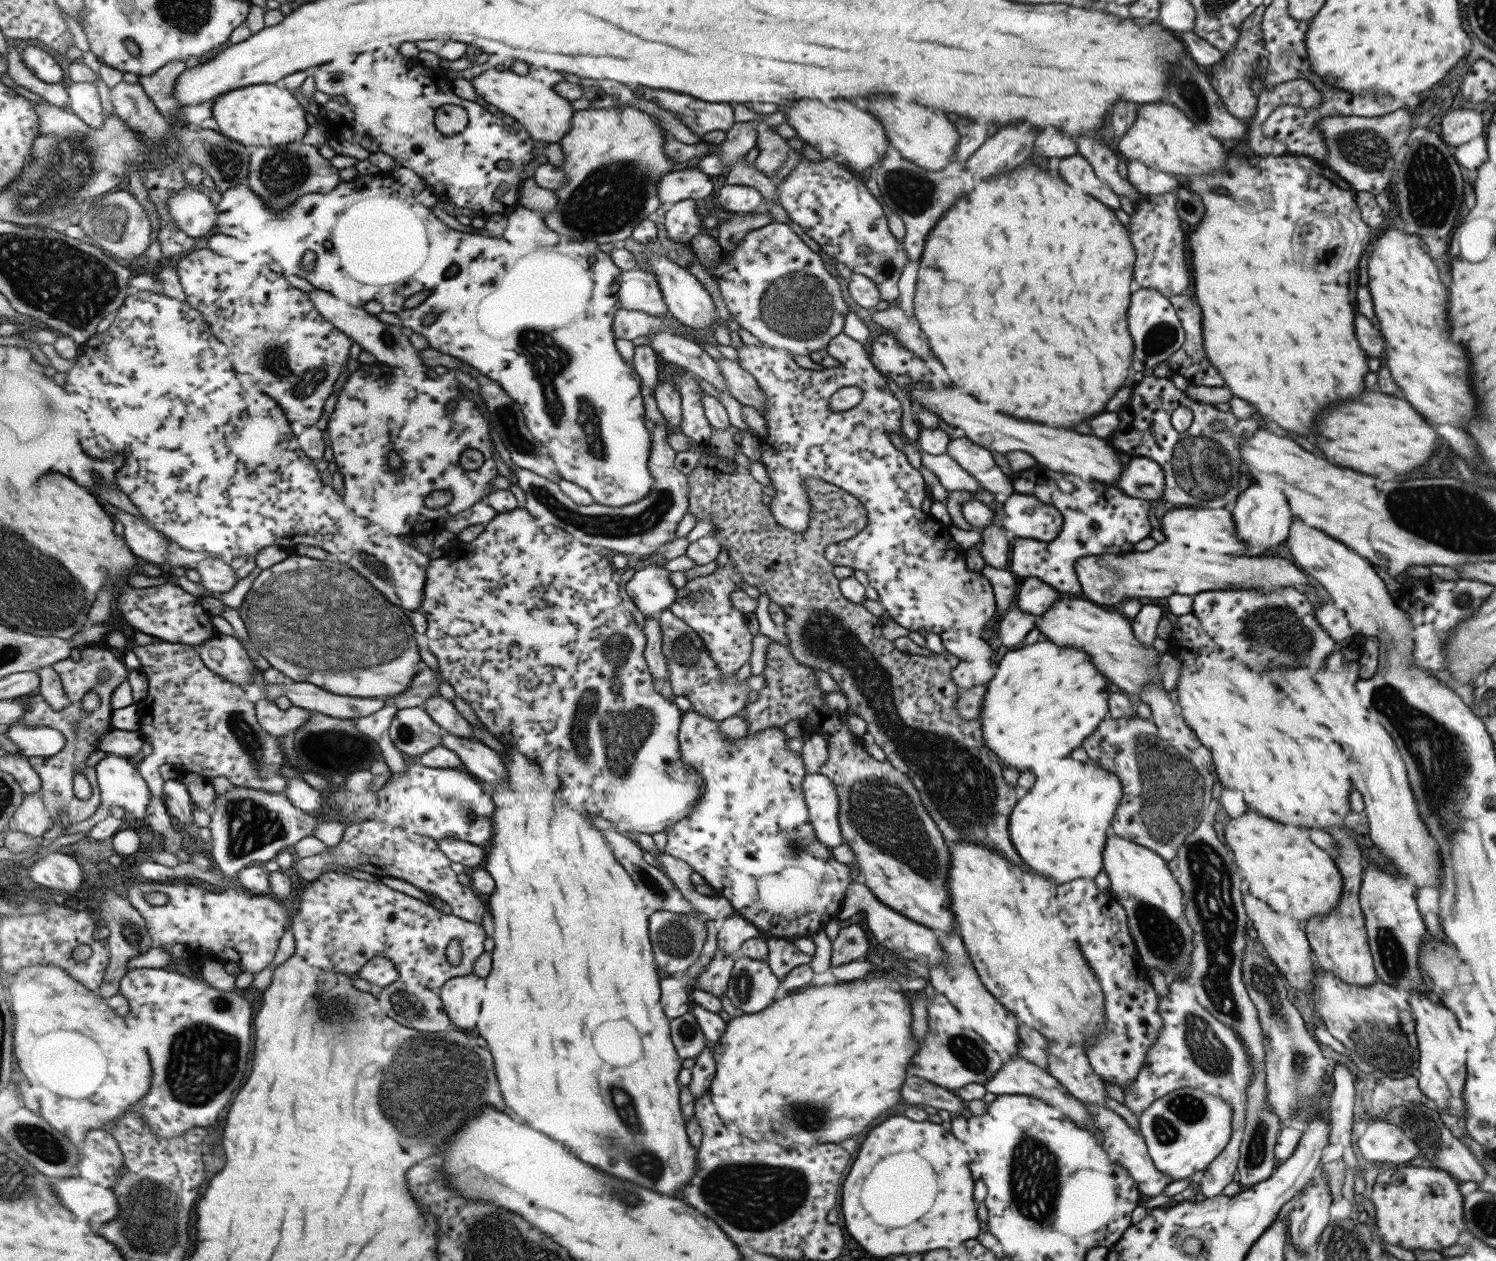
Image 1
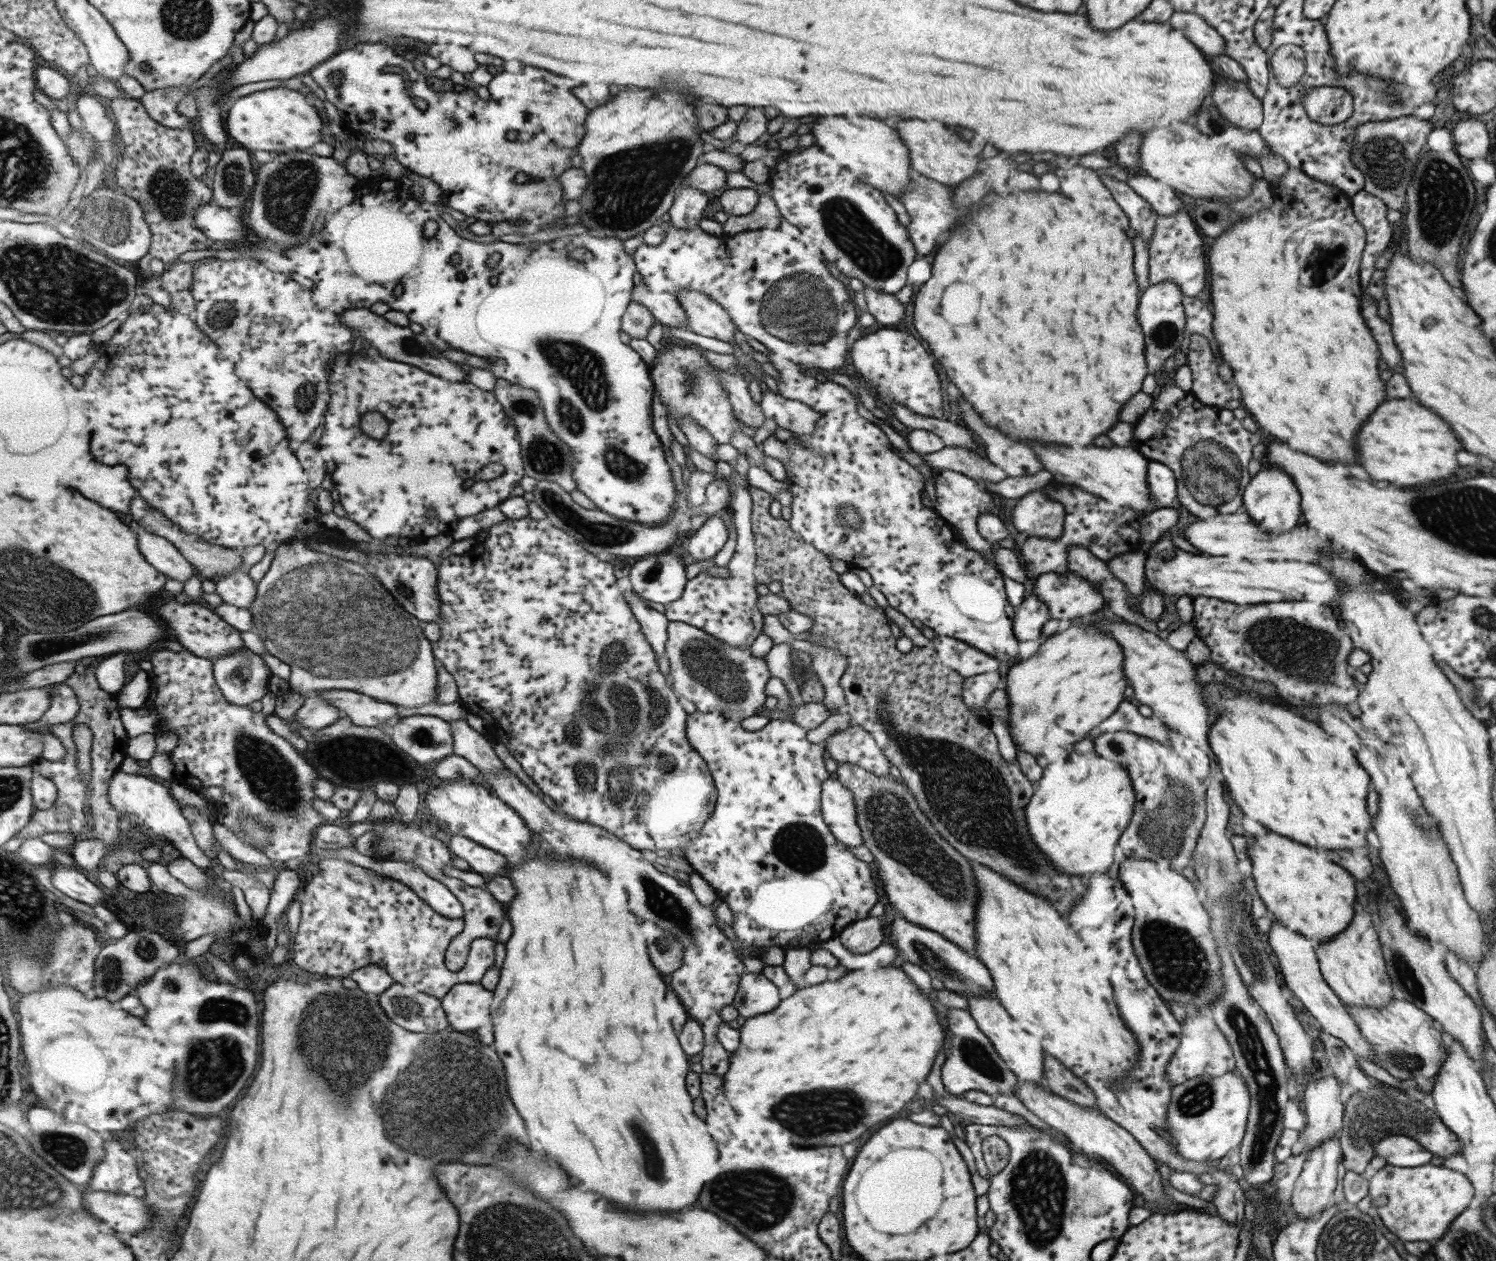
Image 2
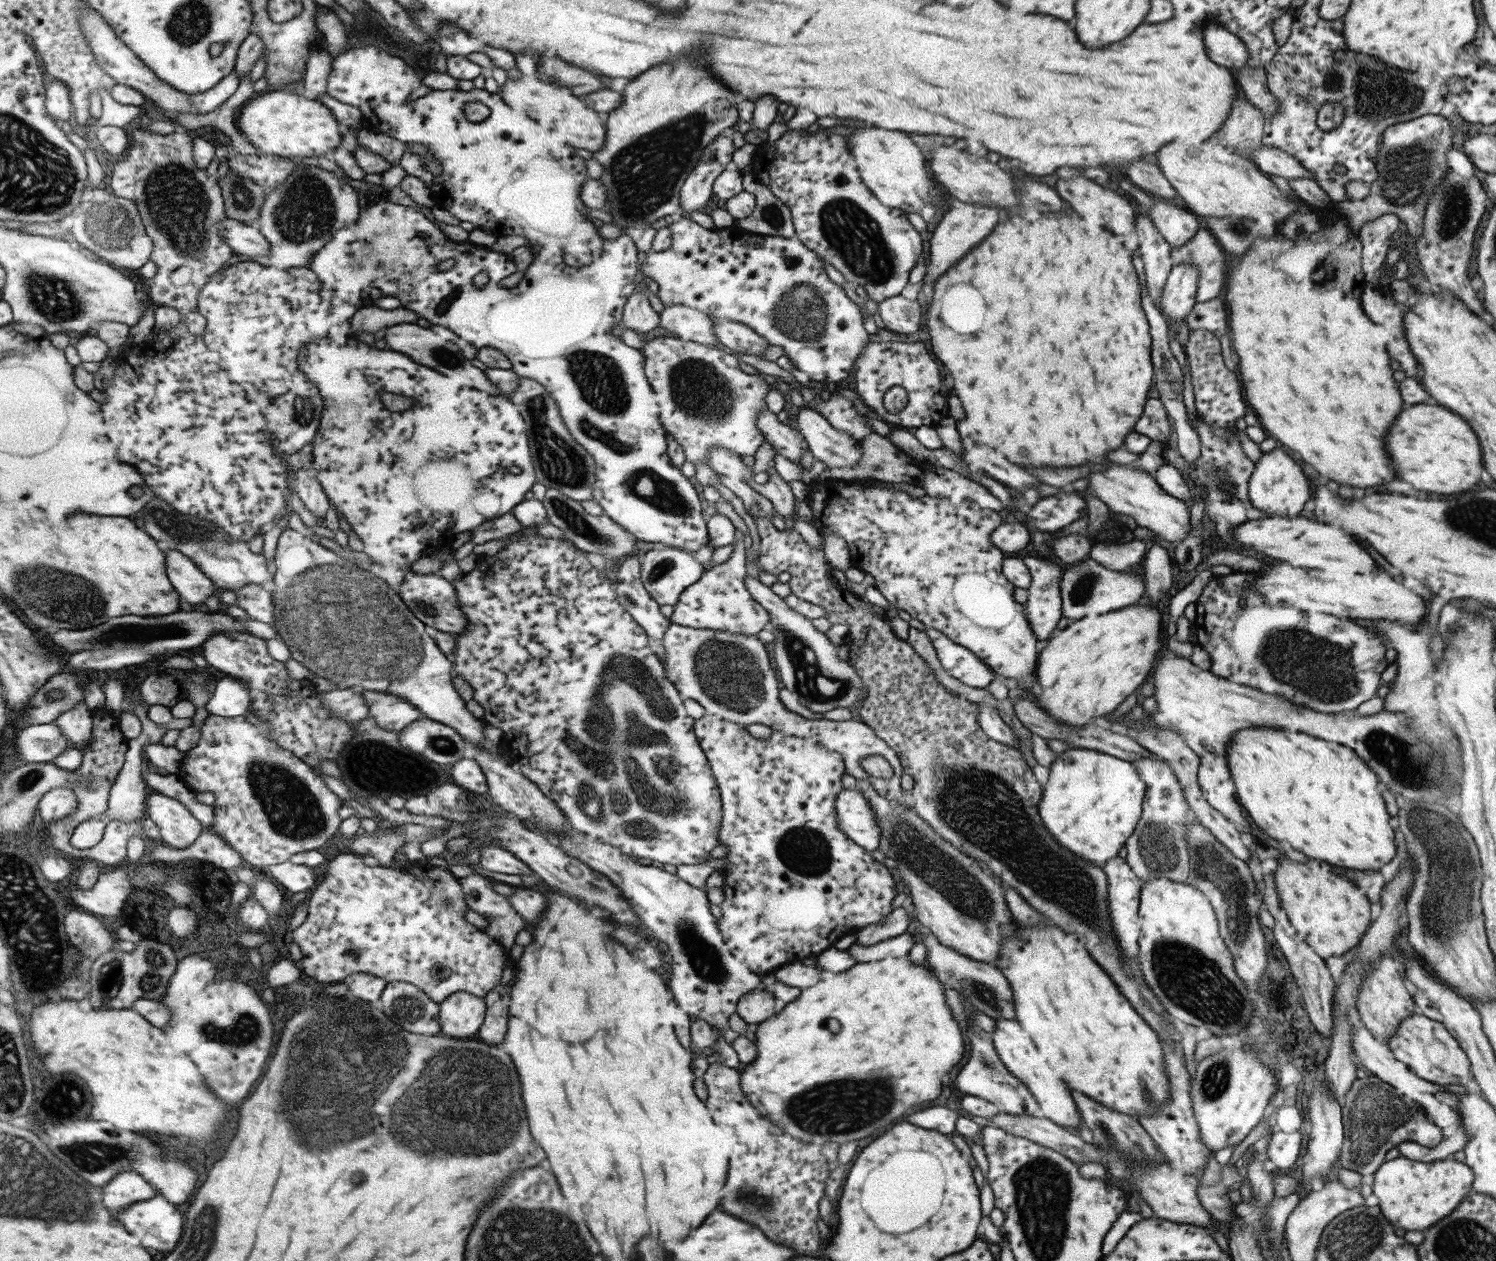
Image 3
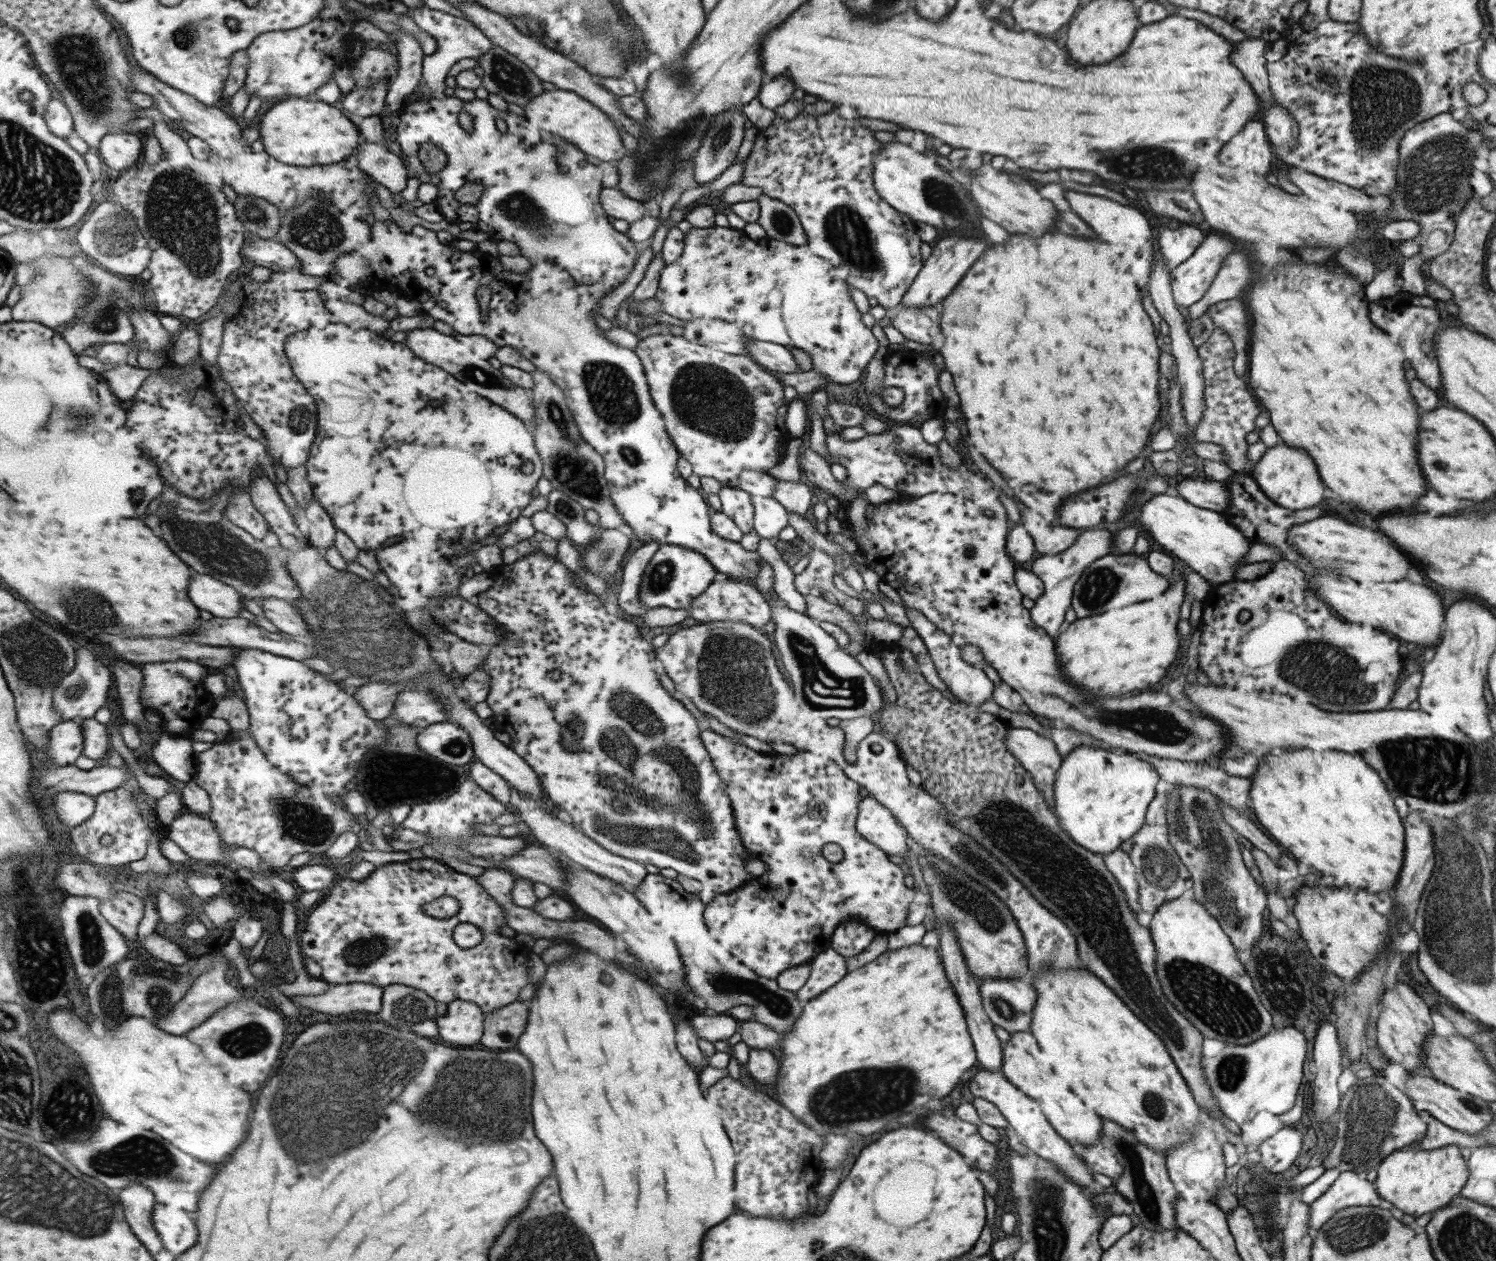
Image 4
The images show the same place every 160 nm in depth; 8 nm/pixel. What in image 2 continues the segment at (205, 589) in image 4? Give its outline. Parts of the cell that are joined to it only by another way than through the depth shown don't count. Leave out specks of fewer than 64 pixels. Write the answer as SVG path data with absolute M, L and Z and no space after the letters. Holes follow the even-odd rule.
M140 528L137 534L145 559L167 578L181 583L192 576L200 578L199 572L171 541L143 528Z

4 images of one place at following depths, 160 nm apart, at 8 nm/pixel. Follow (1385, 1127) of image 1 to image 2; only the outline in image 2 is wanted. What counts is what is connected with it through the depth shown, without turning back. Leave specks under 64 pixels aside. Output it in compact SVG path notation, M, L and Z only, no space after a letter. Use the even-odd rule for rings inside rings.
M1387 1135L1373 1146L1374 1156L1383 1158L1387 1164L1397 1167L1416 1167L1428 1163L1431 1153L1417 1141L1403 1135Z

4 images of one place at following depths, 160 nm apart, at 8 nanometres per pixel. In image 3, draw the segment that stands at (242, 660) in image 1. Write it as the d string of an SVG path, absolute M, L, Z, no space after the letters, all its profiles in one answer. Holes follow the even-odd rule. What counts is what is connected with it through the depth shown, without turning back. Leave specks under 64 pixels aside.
M226 675L217 682L214 691L205 705L207 712L226 717L243 716L250 712L250 690L240 678Z

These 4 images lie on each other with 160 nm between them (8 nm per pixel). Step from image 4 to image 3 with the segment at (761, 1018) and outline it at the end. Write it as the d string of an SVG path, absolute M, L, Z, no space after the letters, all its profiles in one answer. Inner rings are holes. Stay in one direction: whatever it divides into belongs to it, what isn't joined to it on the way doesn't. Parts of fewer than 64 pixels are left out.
M575 829L551 835L549 840L567 856L604 874L621 891L640 926L648 930L648 936L667 946L672 968L668 988L677 1006L690 1018L704 1020L716 1030L717 1040L712 1047L719 1053L717 1063L727 1068L740 1067L737 1054L723 1040L723 1031L727 1027L728 1016L736 1009L739 997L753 989L765 988L758 975L729 952L717 921L709 911L710 902L706 893L685 883L675 873L667 873L652 865L641 865L615 846L603 844L597 838L589 838L589 835Z

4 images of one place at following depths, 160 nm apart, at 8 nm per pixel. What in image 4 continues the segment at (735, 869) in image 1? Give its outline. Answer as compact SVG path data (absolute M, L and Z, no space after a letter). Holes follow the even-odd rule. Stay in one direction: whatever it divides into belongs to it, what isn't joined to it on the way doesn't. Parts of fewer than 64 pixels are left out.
M705 727L700 731L700 739L711 759L715 772L719 775L729 799L733 822L735 830L741 841L741 847L745 849L748 858L759 860L763 862L767 869L760 876L751 877L743 886L730 890L729 893L715 894L713 899L704 905L702 915L704 916L704 925L708 931L715 938L715 940L722 945L731 956L734 956L737 961L744 964L750 971L757 973L757 976L762 976L768 979L774 979L780 972L785 969L807 964L815 956L819 956L822 950L829 947L830 938L832 937L835 927L844 920L856 920L857 922L864 922L872 926L877 931L888 933L890 931L901 928L907 914L908 904L913 898L913 889L907 888L903 885L903 871L899 869L898 865L890 862L887 859L886 852L877 848L876 845L867 843L863 836L861 836L854 827L855 817L857 816L857 803L863 798L857 793L859 785L856 782L848 779L848 776L843 774L838 764L835 764L829 757L821 756L817 753L809 751L797 750L795 754L785 755L775 753L774 755L757 753L744 744L731 741L727 737L717 734L711 729ZM825 844L835 844L841 848L843 858L839 862L827 862L821 856L821 848Z

